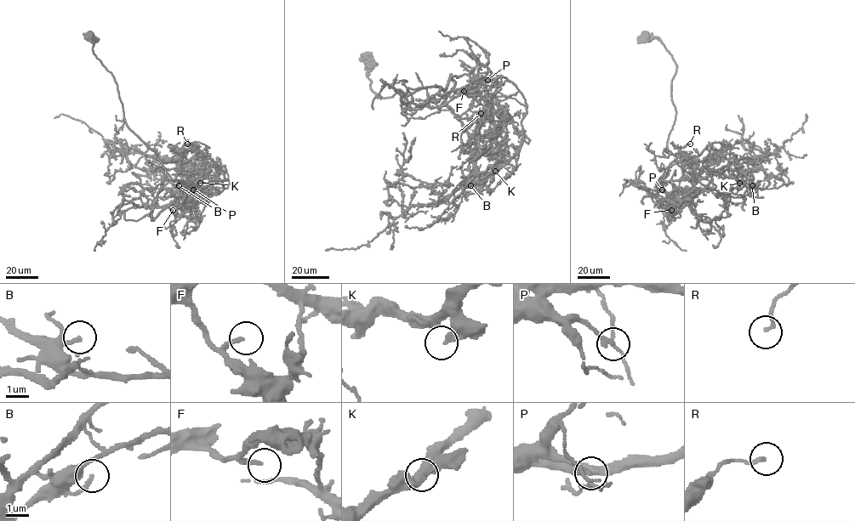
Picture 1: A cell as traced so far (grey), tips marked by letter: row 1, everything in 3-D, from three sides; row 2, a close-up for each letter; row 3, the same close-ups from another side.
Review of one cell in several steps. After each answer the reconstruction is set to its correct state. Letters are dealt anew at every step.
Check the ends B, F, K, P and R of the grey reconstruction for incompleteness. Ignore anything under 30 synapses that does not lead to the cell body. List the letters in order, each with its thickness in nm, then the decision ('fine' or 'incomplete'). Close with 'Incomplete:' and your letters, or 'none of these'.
B: 170 nm | fine
F: 180 nm | fine
K: 220 nm | fine
P: 200 nm | fine
R: 160 nm | fine
Incomplete: none of these

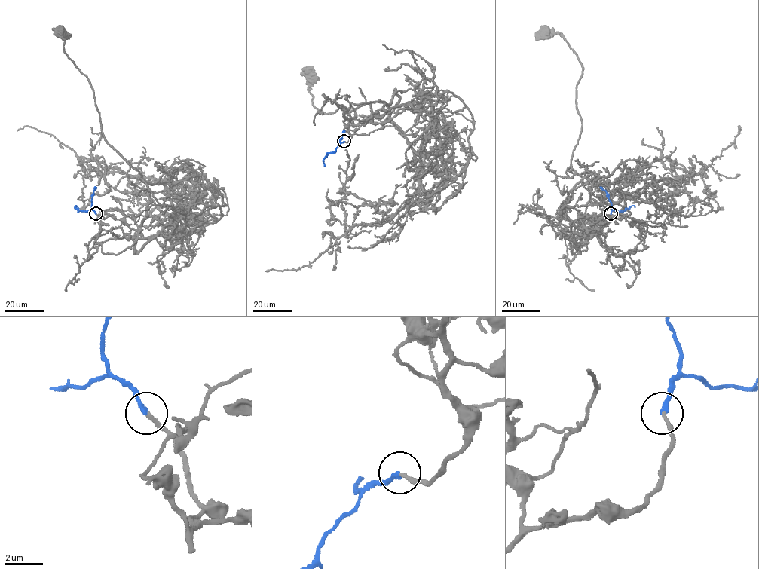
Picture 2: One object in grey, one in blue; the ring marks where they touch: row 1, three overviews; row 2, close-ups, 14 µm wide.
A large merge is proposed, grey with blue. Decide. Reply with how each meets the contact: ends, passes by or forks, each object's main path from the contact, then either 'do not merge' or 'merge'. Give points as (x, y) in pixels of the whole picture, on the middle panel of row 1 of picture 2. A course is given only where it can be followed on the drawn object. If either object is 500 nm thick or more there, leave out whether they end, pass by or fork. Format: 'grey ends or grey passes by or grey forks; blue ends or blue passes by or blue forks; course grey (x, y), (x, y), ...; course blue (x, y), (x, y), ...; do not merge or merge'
grey ends; blue ends; course grey (344, 142), (350, 103), (399, 96), (390, 114), (380, 102), (325, 114), (309, 74); course blue (344, 142), (322, 160), (324, 166); merge

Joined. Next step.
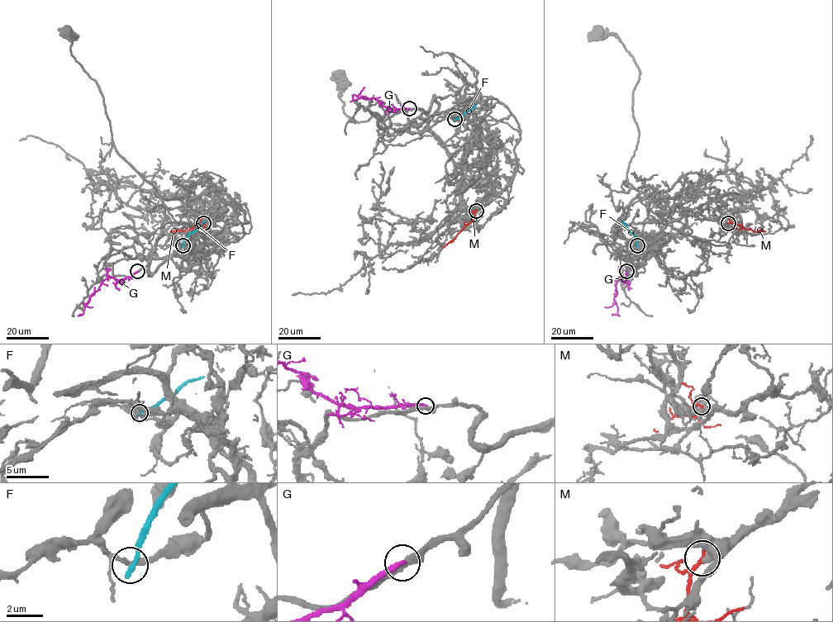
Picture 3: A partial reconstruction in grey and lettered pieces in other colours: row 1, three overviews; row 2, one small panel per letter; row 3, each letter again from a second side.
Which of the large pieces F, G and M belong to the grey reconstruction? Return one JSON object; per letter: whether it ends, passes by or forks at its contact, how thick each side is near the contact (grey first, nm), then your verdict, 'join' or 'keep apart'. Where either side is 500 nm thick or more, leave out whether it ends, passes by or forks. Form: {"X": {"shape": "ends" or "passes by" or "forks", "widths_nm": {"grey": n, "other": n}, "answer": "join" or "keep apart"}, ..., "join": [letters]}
{"F": {"shape": "ends", "widths_nm": {"grey": 260, "other": 320}, "answer": "keep apart"}, "G": {"shape": "ends", "widths_nm": {"grey": 360, "other": 280}, "answer": "keep apart"}, "M": {"shape": "passes by", "widths_nm": {"grey": 440, "other": 160}, "answer": "keep apart"}, "join": []}

